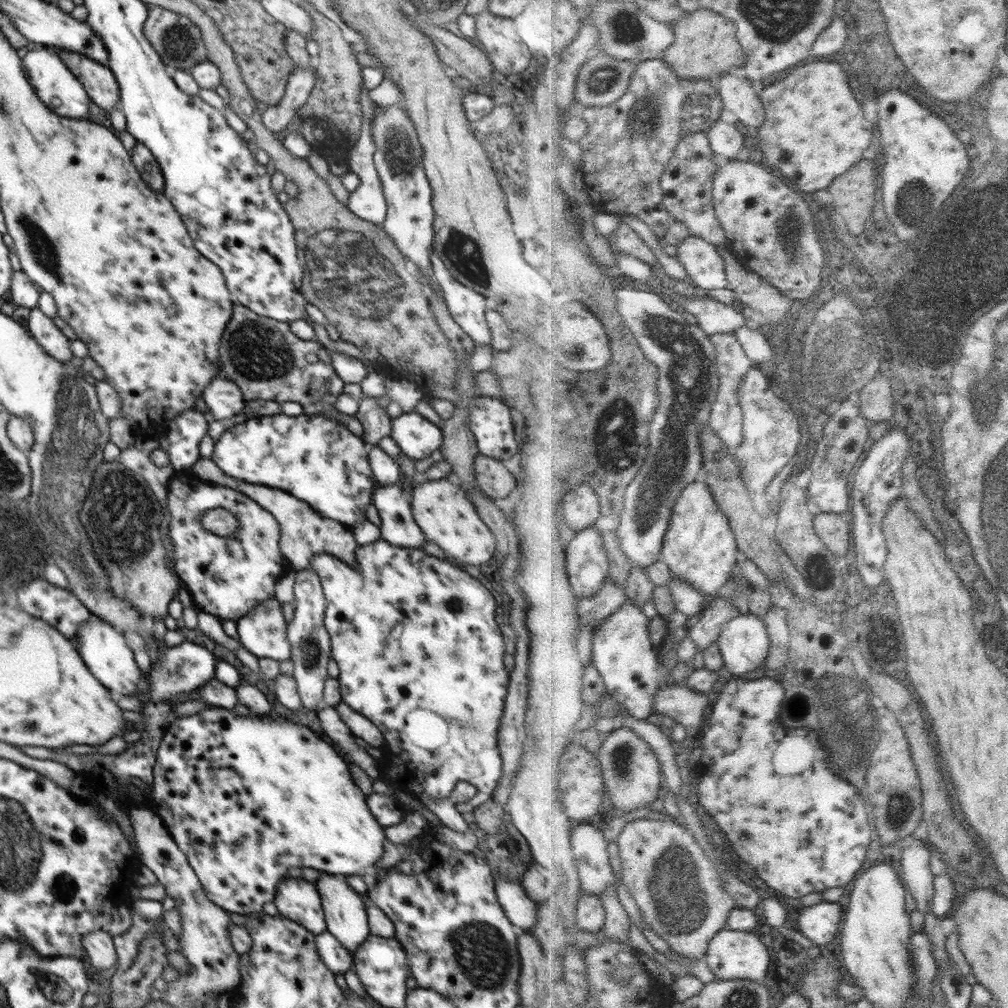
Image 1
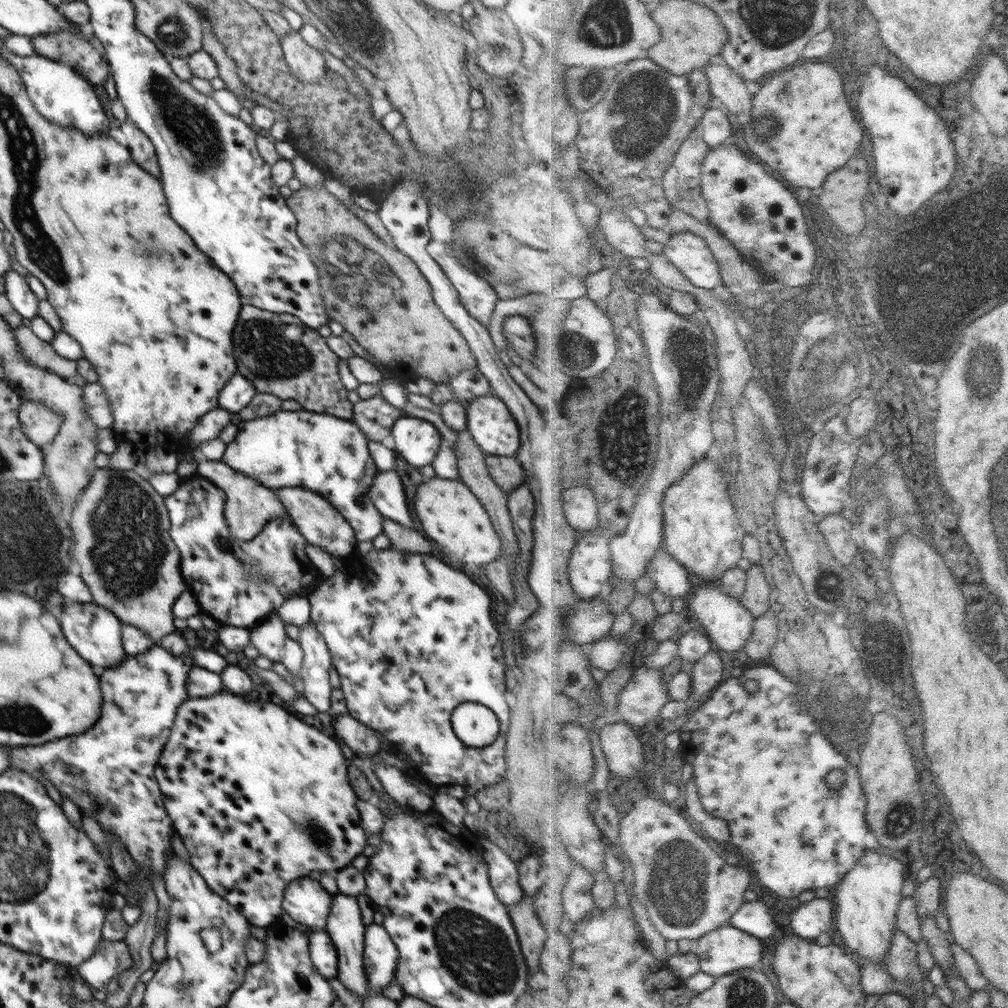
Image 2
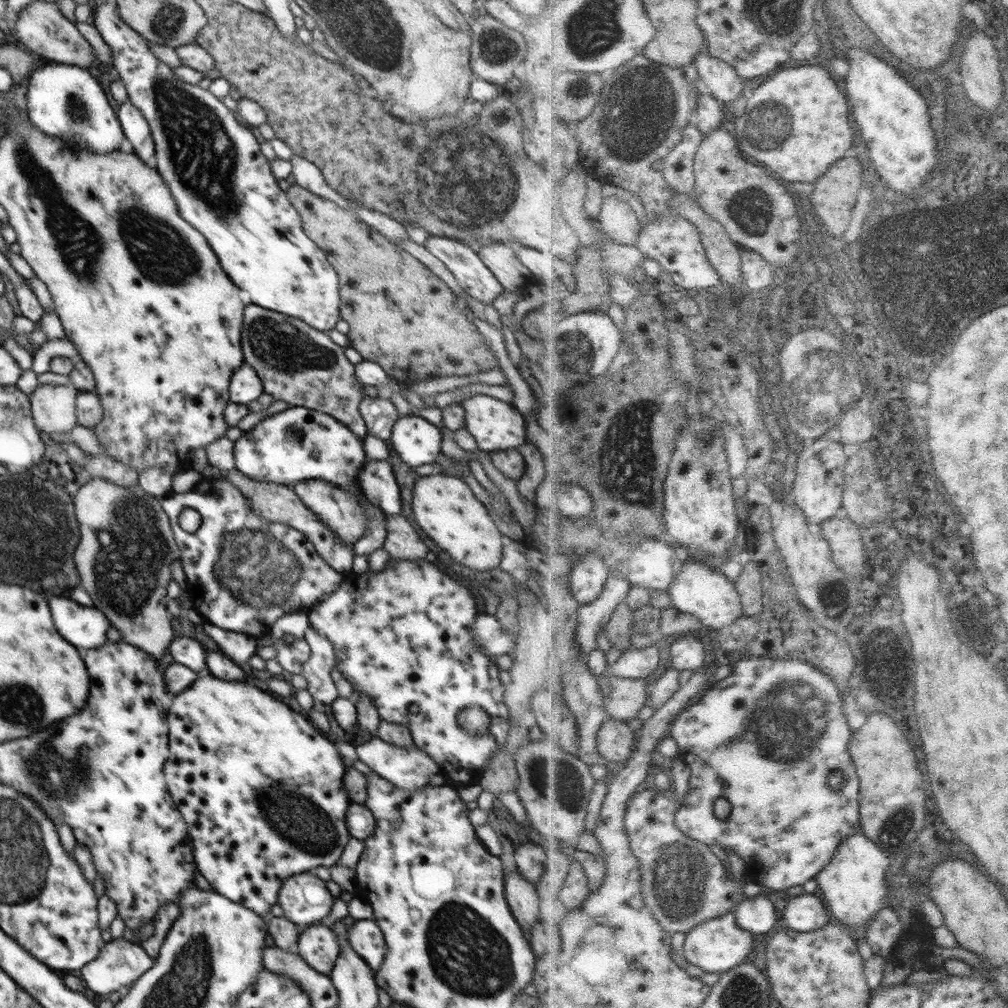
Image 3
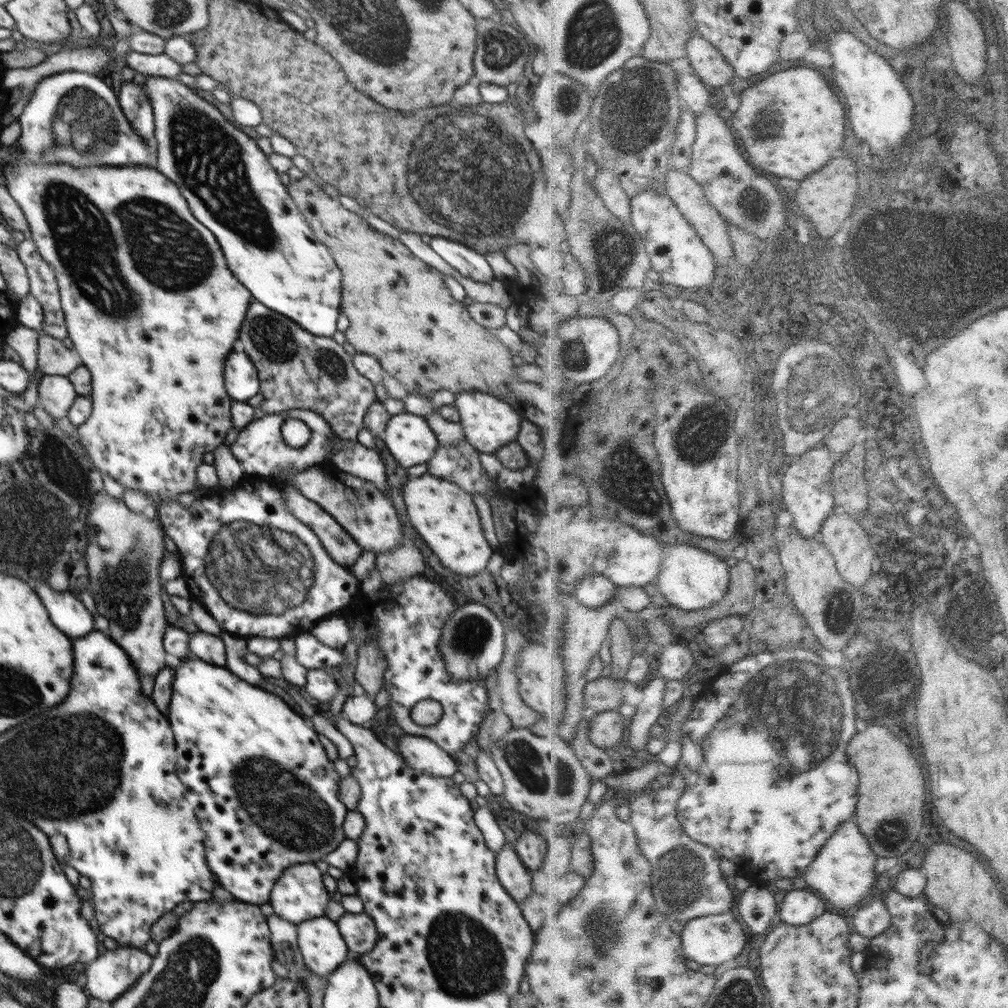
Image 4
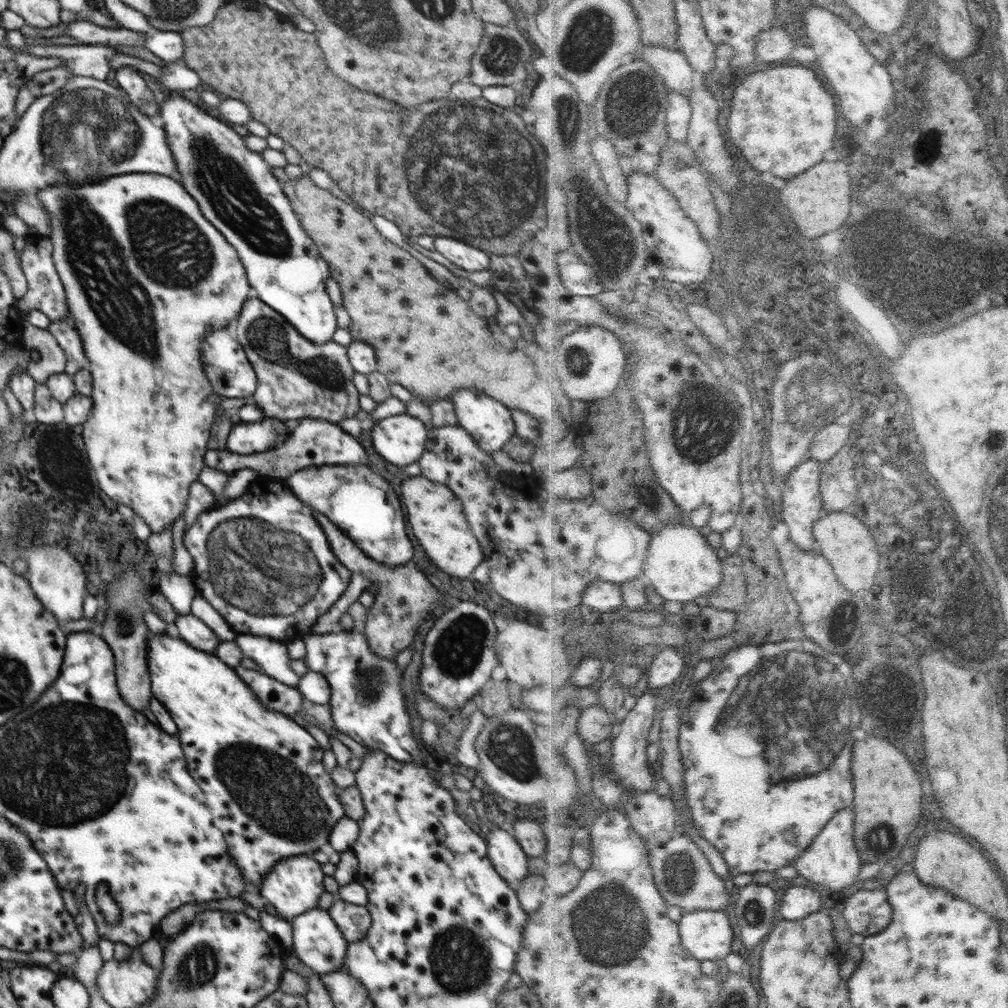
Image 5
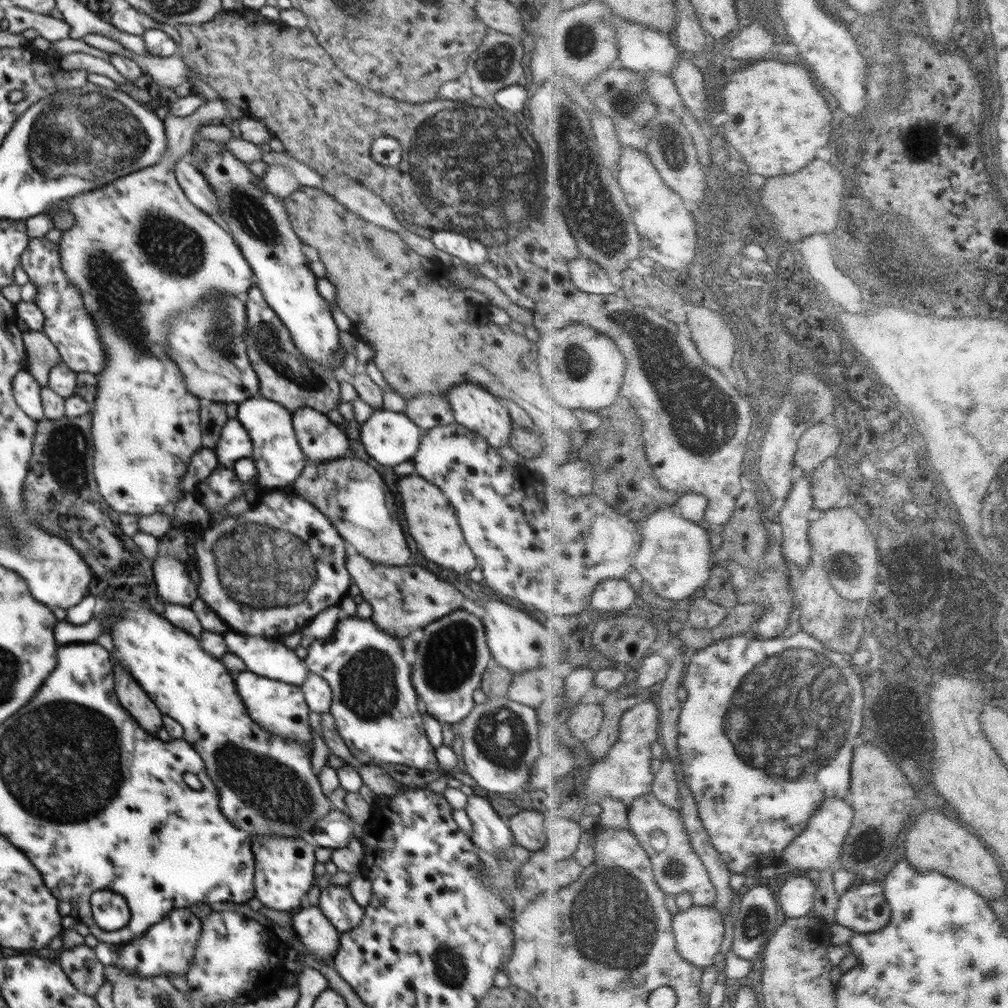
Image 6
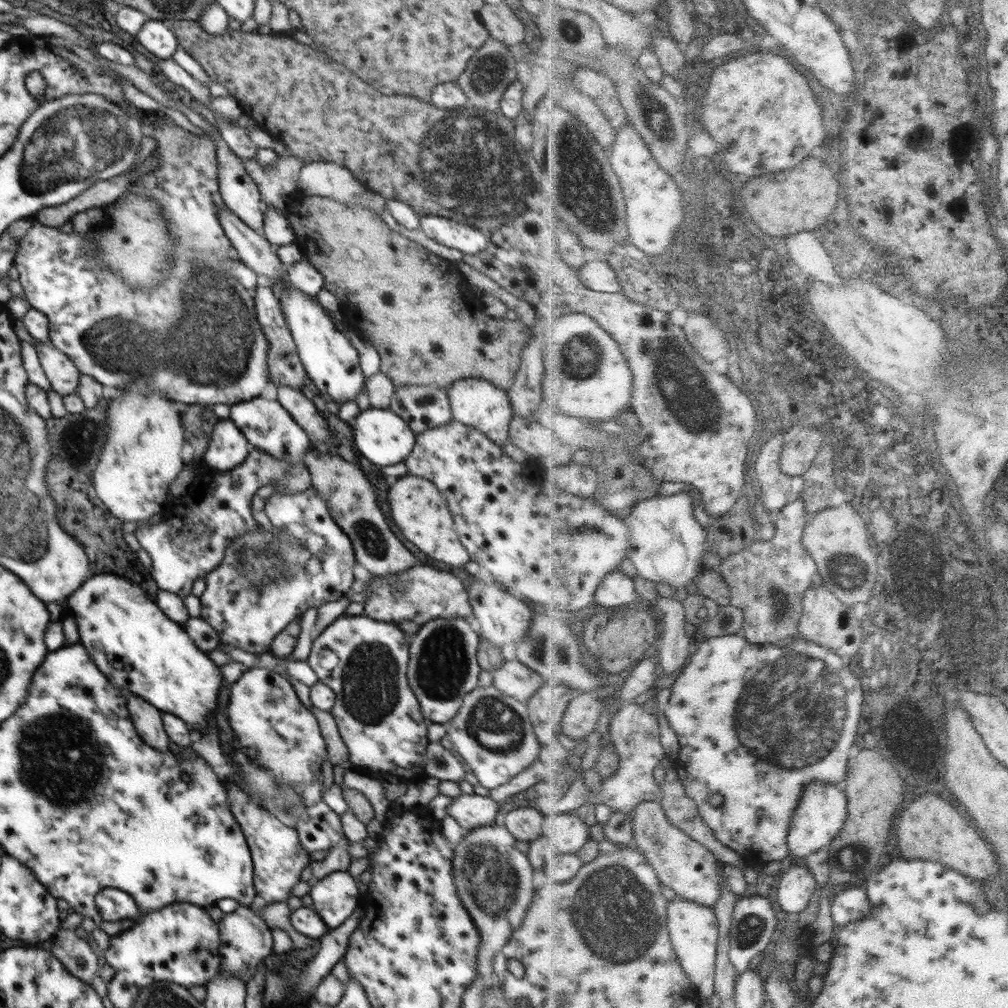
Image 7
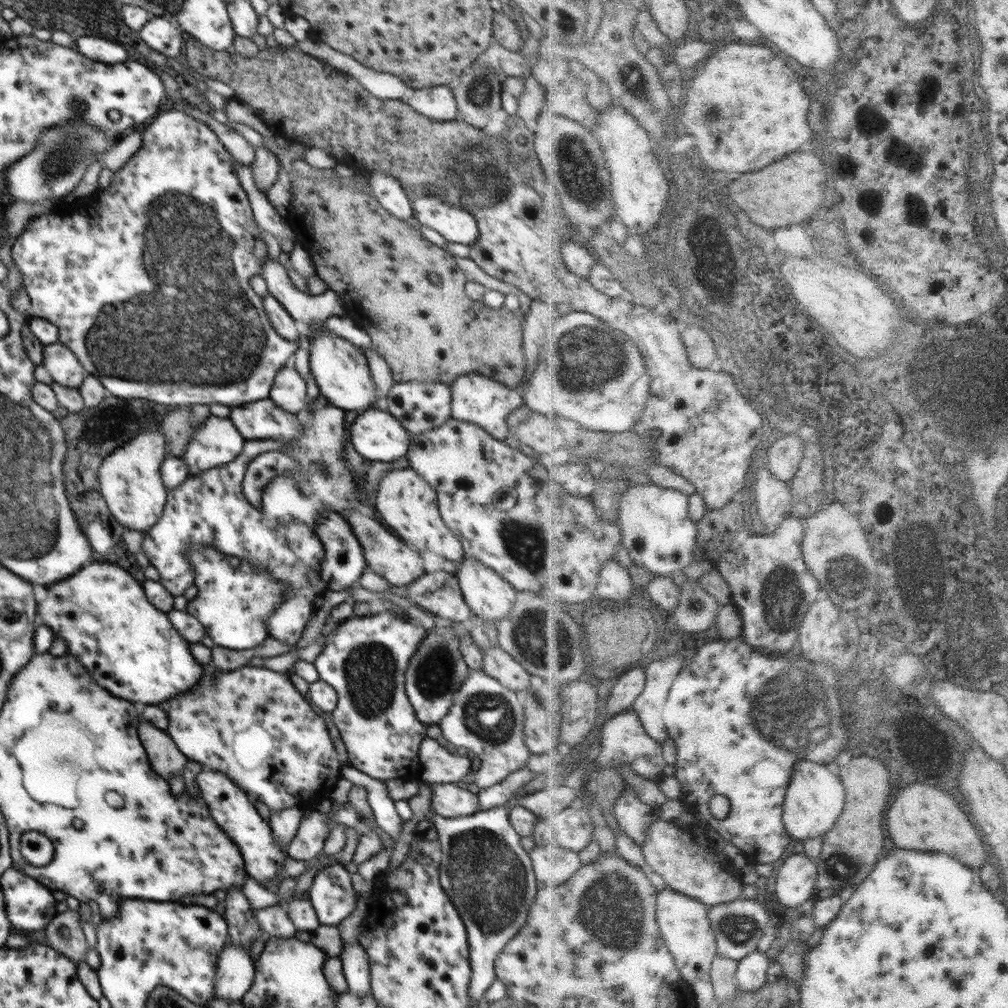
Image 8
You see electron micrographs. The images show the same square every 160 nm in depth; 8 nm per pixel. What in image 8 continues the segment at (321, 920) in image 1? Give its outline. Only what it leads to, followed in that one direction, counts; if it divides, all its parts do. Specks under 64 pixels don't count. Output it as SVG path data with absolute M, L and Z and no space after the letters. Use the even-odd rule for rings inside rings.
M212 770L200 772L195 777L195 782L218 826L221 826L223 831L229 834L231 841L240 847L247 874L262 886L275 880L283 869L288 854L277 845L270 823L264 821L258 810L250 803L247 792L234 785L226 774Z

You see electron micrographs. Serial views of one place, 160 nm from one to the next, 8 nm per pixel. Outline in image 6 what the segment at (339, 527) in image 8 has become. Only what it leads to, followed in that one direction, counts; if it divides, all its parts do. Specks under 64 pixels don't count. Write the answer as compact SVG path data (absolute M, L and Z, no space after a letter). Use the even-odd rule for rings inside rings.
M271 490L253 502L251 509L244 514L228 516L205 528L196 536L194 546L200 576L200 585L197 586L199 597L224 620L228 628L246 636L276 636L278 640L282 640L284 635L301 630L325 608L339 604L344 596L348 596L348 588L352 582L349 570L345 567L348 544L317 506L297 494L286 495L278 490Z

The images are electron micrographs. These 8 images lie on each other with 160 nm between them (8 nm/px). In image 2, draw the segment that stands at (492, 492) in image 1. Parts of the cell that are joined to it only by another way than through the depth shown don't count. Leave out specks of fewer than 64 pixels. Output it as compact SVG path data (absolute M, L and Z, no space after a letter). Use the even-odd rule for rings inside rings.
M486 454L485 463L492 480L506 494L524 483L525 472L516 456Z

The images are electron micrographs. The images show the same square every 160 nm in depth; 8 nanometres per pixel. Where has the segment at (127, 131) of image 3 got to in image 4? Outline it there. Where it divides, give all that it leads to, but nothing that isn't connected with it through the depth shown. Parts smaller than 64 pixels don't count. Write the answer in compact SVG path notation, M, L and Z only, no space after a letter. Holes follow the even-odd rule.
M128 75L118 91L118 100L135 133L145 140L152 138L155 130L153 108L142 84Z

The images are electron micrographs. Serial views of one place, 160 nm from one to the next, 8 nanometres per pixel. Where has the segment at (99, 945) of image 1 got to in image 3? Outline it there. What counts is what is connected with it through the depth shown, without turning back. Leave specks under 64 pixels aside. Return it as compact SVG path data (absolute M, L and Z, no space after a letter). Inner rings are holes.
M125 937L119 939L112 939L102 945L100 954L85 964L80 969L82 974L82 982L88 985L95 993L101 996L107 996L111 992L116 992L122 986L128 986L136 982L152 965L155 959L150 957L146 951L137 942Z

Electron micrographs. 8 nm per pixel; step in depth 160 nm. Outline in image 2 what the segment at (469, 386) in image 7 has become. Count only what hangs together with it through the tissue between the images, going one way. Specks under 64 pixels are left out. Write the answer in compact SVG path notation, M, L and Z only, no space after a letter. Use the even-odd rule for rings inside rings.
M495 394L466 403L467 428L484 454L516 456L520 449L519 428L508 407Z

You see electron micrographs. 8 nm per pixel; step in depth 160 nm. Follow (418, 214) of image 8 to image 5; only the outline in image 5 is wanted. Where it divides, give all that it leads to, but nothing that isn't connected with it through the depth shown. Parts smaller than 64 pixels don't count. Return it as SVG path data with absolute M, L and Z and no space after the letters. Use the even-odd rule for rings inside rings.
M438 236L434 238L434 246L452 264L468 272L480 272L491 266L491 256L470 244L464 244L446 236Z

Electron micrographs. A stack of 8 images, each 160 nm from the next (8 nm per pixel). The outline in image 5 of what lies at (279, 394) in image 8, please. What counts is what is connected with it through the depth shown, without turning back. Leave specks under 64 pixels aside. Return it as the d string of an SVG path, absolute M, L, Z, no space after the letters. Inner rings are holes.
M303 417L283 442L282 448L274 453L255 453L252 455L236 455L228 450L207 450L204 455L206 467L219 471L233 472L240 469L252 469L258 474L285 481L291 474L309 466L328 464L368 464L366 450L355 438L355 434L344 425L336 425L319 418Z

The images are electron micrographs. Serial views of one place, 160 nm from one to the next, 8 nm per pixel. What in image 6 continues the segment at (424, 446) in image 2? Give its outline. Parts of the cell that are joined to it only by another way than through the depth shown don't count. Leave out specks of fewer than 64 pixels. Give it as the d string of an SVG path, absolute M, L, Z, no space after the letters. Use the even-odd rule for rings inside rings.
M378 408L374 414L361 423L361 441L366 452L384 466L398 466L400 462L412 461L420 447L424 430L412 422L404 413Z

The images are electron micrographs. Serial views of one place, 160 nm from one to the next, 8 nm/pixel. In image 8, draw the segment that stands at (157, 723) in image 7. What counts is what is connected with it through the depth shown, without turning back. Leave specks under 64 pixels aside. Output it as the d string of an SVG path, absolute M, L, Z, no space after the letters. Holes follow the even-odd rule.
M141 718L137 733L158 776L162 776L166 782L170 782L174 776L184 776L184 767L189 760L165 730Z

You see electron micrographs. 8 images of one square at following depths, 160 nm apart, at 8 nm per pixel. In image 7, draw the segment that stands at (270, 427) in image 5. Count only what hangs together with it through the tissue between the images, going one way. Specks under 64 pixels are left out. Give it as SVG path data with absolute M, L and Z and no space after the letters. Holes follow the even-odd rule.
M229 418L221 419L213 428L206 452L200 463L212 469L228 471L244 462L250 450L242 431Z

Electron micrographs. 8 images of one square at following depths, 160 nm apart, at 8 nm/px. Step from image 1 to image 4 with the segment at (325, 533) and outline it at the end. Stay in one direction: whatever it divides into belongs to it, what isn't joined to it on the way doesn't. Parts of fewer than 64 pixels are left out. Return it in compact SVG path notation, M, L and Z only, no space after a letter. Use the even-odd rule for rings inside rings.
M334 466L313 467L294 473L290 478L290 484L300 494L303 494L308 500L316 502L321 506L350 536L366 551L383 553L392 550L400 543L400 520L396 518L396 510L390 506L390 502L380 494L378 488L374 488L373 484L363 478L350 478L353 474L345 473Z

